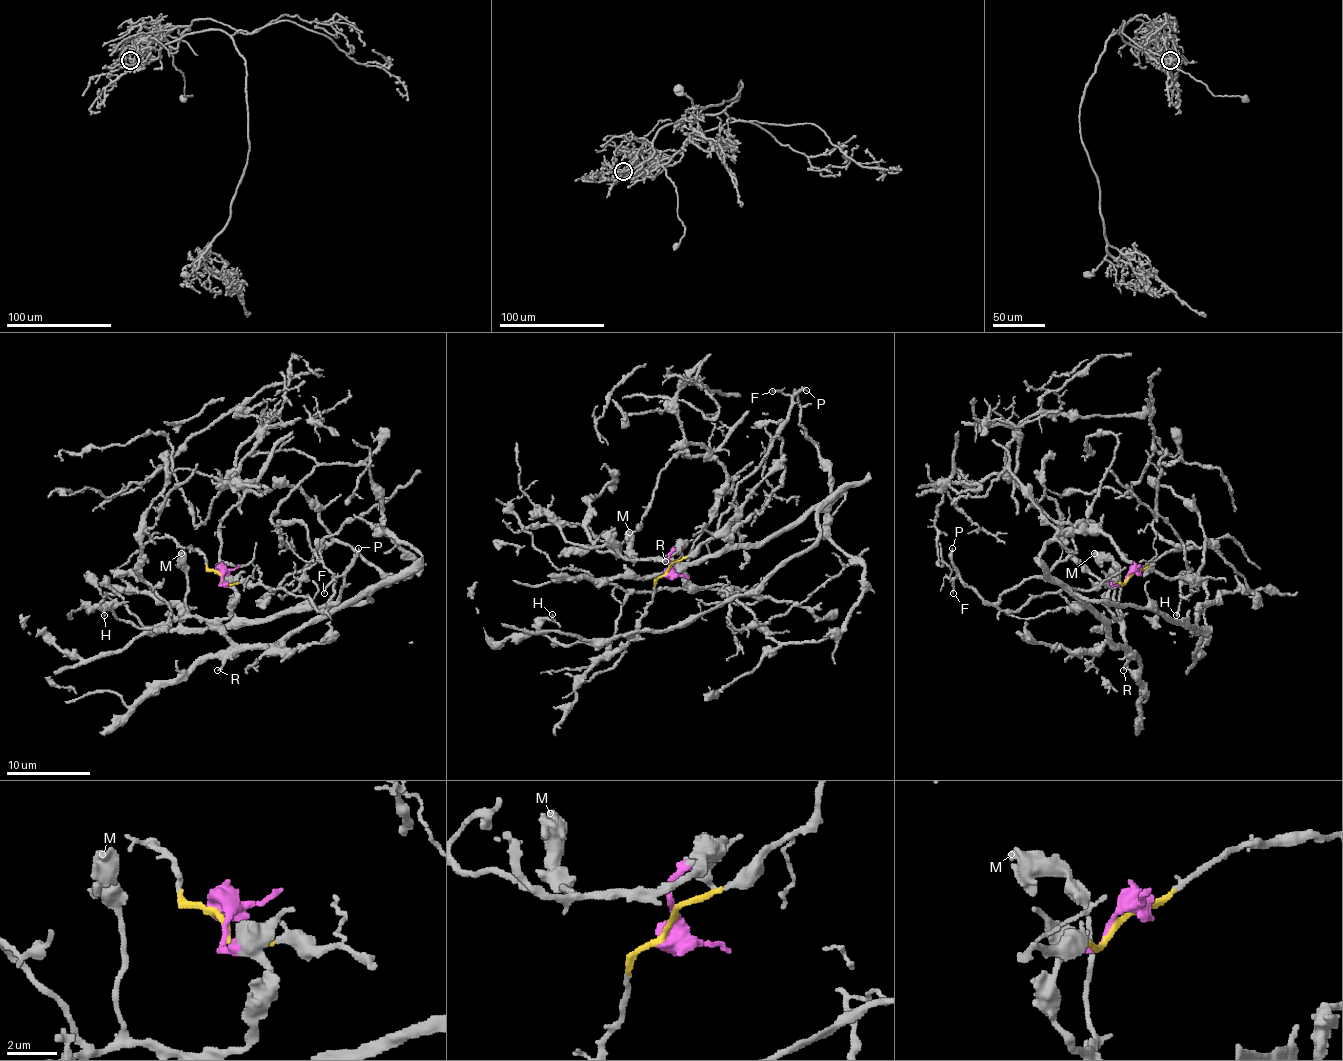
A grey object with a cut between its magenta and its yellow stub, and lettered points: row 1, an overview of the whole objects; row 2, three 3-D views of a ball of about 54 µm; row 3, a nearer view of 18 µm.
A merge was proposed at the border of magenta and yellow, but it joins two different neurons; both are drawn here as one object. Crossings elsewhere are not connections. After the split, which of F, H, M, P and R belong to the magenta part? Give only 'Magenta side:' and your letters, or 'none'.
Magenta side: H, M, R

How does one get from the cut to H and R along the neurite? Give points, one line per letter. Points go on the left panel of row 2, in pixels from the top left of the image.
H: (222, 574), (235, 607), (220, 628), (239, 645), (279, 643), (372, 599), (146, 628), (92, 582), (104, 616)
R: (222, 574), (220, 584), (235, 593), (235, 607), (220, 622), (220, 633), (231, 645), (231, 656), (218, 670)

